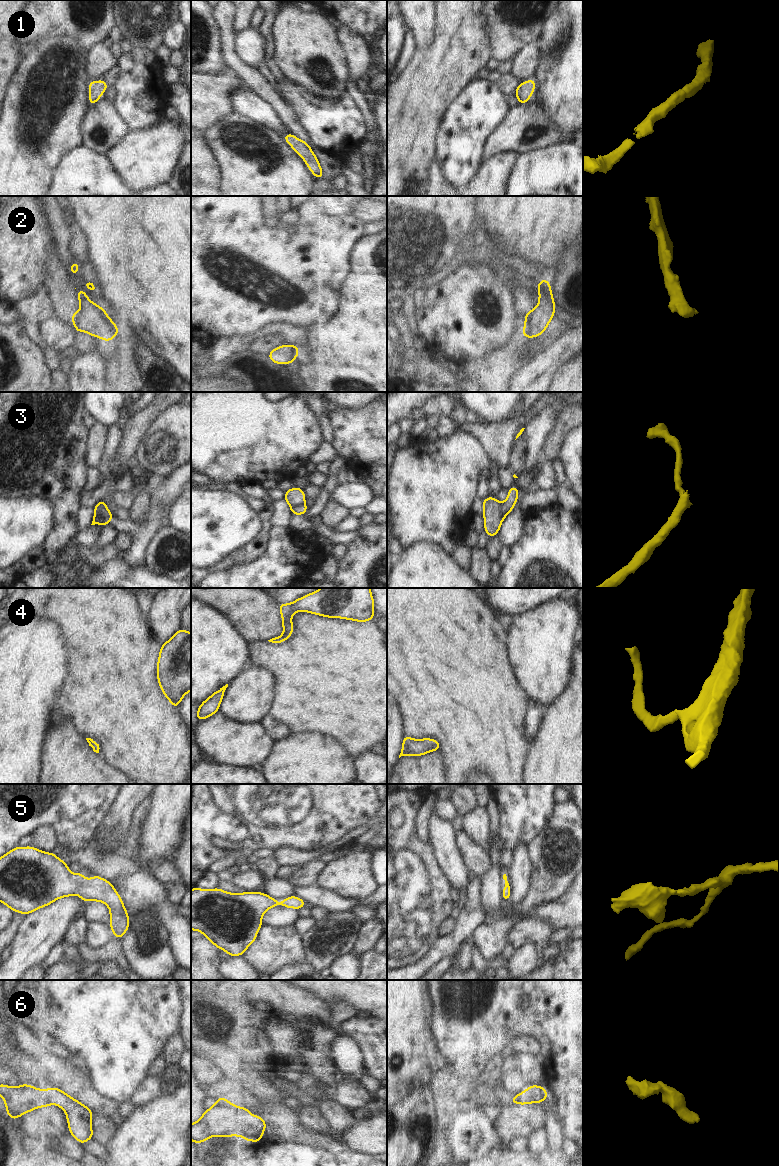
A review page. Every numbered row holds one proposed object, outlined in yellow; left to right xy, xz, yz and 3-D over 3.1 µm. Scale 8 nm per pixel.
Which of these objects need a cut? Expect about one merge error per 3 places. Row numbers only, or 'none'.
3

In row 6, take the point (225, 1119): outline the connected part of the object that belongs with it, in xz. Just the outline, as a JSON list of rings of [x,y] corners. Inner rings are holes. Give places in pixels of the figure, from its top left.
[[[221,1095],[197,1122],[191,1124],[191,1140],[201,1144],[214,1136],[241,1136],[247,1141],[261,1142],[266,1126],[263,1118],[257,1114],[251,1116],[245,1106],[238,1108]]]

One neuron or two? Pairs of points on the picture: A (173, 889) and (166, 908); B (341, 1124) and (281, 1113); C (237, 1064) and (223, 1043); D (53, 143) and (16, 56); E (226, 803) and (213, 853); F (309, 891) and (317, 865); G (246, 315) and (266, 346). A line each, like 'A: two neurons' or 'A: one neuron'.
A: two neurons
B: two neurons
C: one neuron
D: two neurons
E: two neurons
F: two neurons
G: two neurons

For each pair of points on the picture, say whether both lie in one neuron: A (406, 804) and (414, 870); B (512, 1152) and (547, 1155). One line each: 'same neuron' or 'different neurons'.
A: same neuron
B: same neuron

